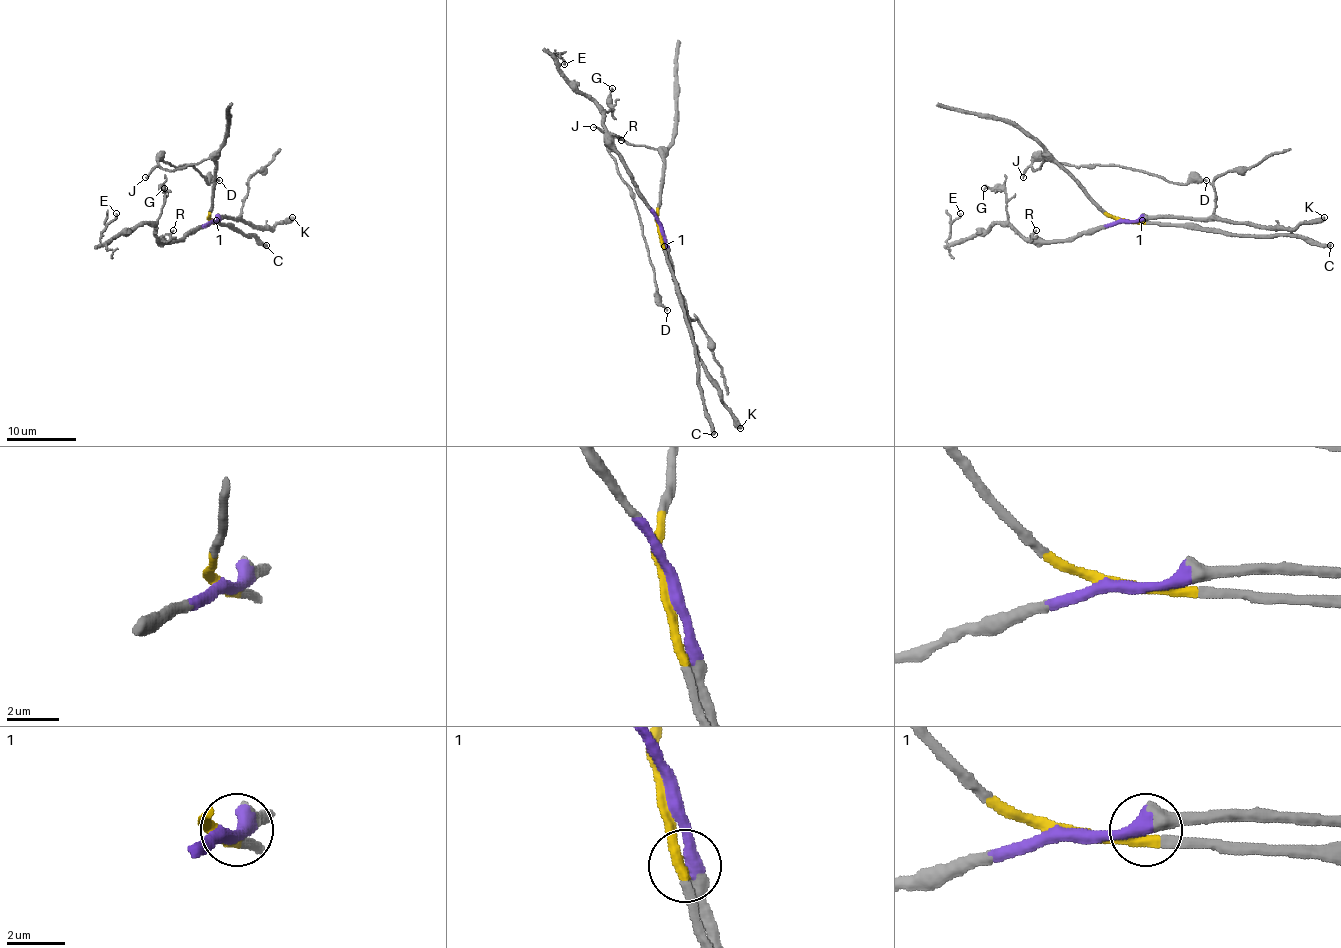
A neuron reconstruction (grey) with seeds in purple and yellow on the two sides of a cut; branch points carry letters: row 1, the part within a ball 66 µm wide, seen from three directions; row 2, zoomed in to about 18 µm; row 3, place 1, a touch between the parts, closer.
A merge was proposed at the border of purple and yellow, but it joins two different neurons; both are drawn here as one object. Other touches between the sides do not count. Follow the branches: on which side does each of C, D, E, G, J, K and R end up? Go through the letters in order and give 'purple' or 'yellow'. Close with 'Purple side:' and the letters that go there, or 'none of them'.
C: yellow
D: yellow
E: purple
G: purple
J: yellow
K: purple
R: purple
Purple side: E, G, K, R

